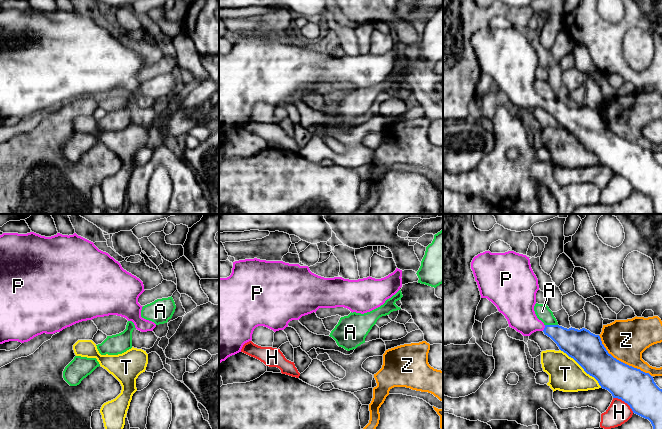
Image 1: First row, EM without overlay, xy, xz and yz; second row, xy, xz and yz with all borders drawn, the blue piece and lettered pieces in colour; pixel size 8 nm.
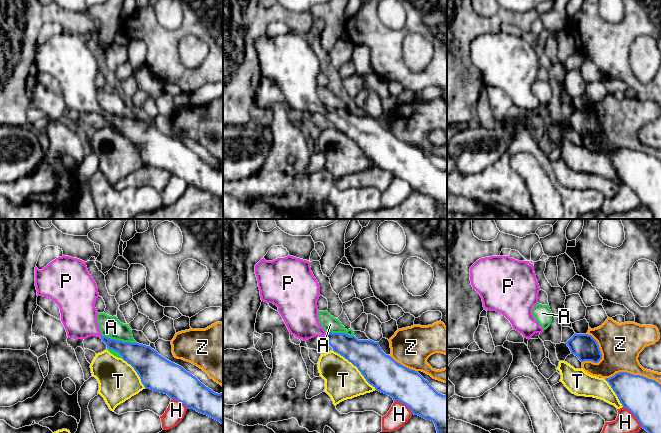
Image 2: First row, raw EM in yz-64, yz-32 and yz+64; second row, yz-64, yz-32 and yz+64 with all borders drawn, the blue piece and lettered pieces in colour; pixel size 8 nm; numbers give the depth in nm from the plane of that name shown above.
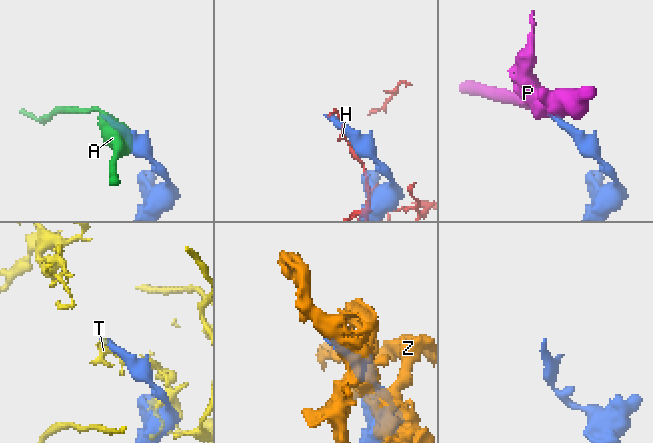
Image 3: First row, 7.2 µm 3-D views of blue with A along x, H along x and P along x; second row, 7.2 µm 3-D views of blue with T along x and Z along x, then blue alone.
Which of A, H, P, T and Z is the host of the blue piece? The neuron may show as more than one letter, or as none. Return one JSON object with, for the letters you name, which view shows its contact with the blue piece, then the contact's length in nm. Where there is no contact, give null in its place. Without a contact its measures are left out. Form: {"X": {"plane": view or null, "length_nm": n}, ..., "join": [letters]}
{"P": {"plane": "yz", "length_nm": 50}, "join": ["P"]}

